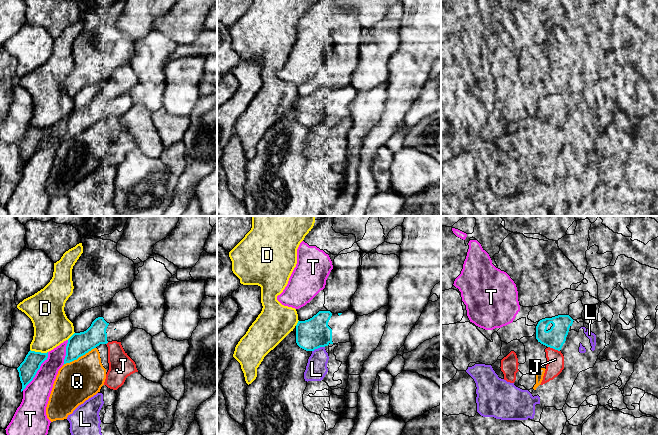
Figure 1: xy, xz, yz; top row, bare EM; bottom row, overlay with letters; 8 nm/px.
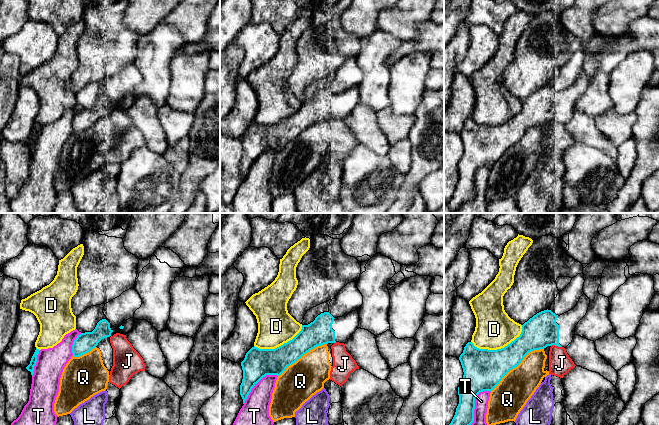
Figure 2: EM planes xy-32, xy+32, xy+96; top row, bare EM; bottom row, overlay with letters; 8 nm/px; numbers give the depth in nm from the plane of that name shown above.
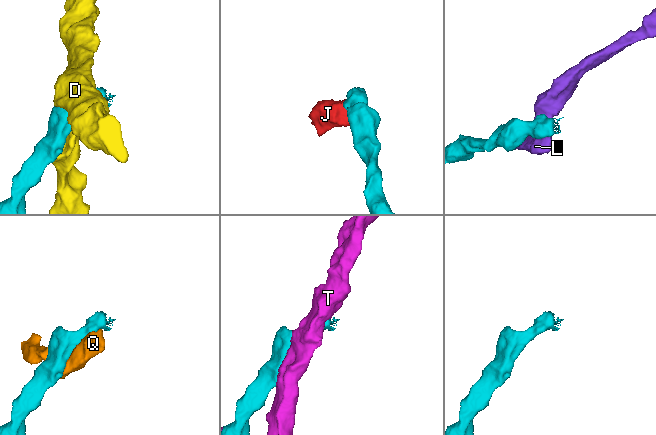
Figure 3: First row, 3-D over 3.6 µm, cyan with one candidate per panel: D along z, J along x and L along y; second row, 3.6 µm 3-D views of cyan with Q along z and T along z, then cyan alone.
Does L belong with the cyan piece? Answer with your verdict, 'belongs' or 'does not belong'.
does not belong

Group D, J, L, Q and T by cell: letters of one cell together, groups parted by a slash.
D / J Q / L / T

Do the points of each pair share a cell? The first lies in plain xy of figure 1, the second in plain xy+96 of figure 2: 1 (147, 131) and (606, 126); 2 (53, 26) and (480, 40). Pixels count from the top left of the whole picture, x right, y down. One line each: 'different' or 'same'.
1: different
2: different

